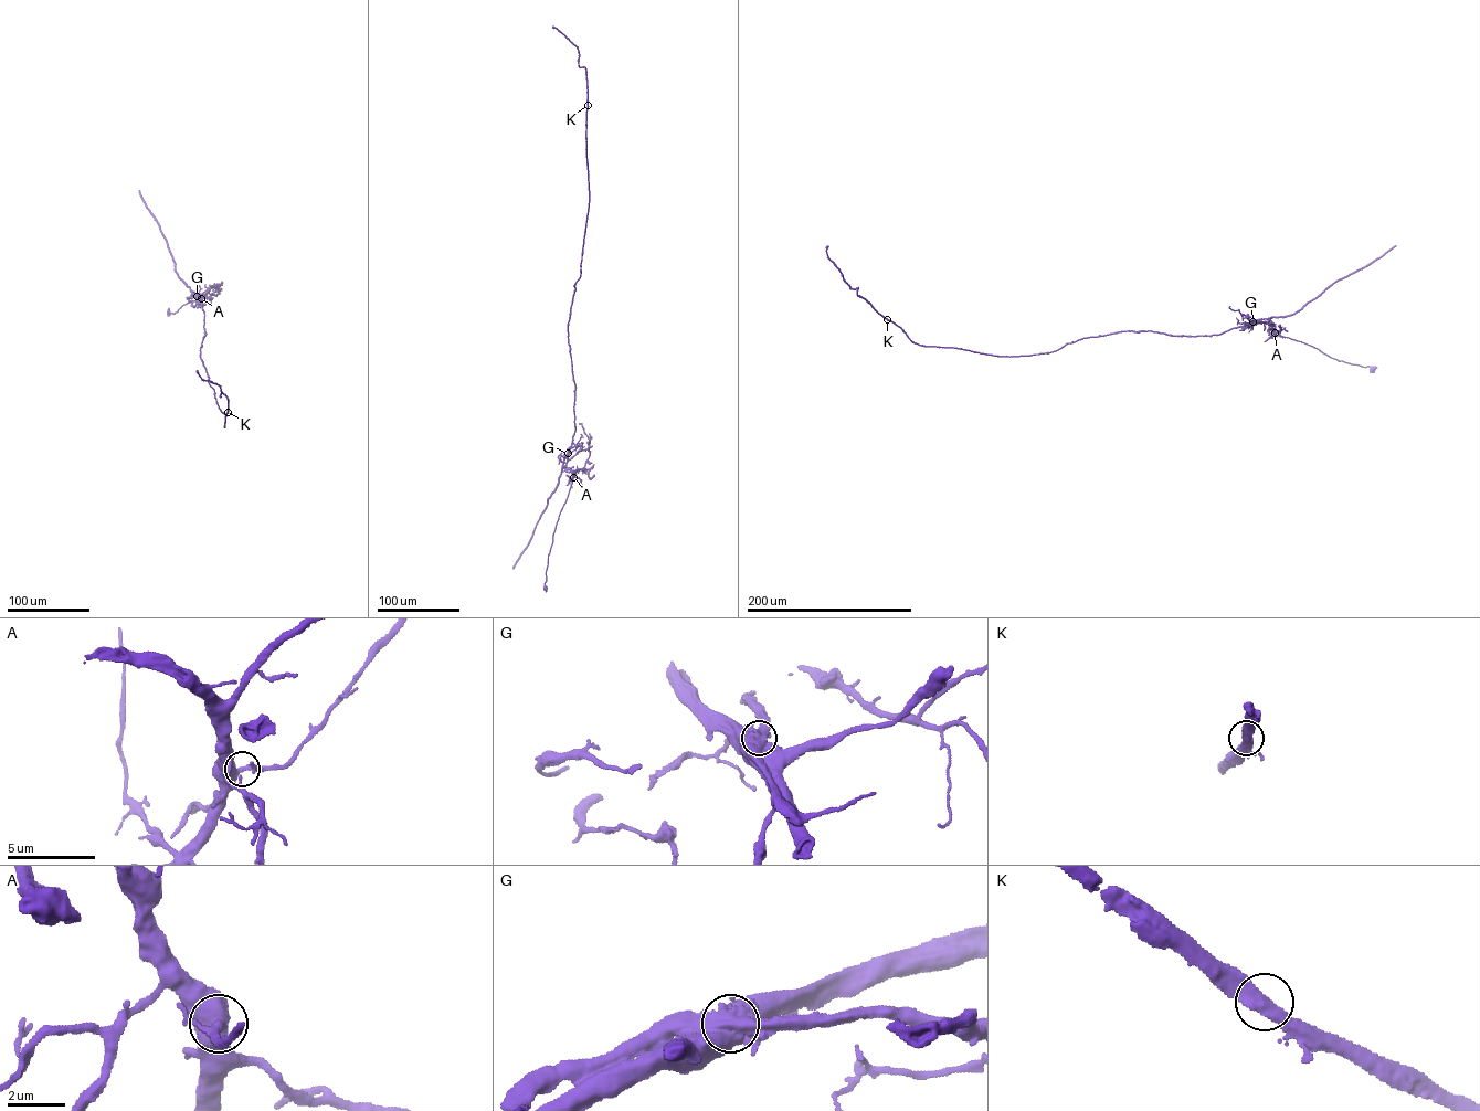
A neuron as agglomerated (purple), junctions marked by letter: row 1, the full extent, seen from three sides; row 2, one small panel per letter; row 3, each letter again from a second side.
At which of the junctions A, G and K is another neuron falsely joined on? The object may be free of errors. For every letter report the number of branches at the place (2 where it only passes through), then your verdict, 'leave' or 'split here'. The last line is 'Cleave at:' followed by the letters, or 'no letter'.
A: branches 2; leave
G: branches 2; split here
K: branches 2; leave
Cleave at: G

